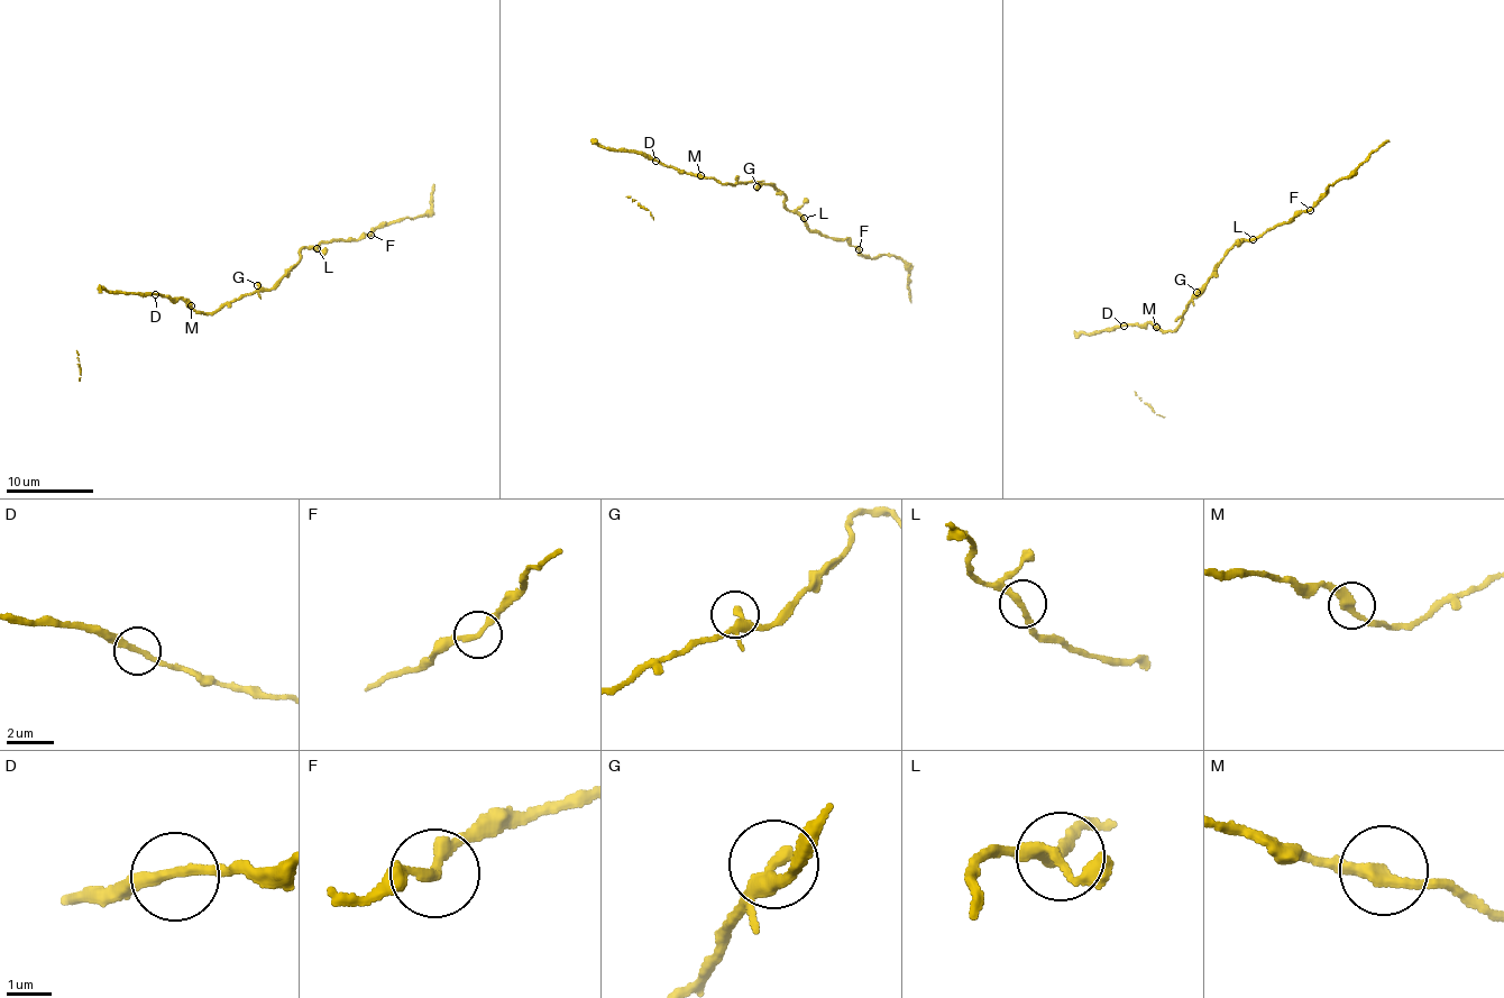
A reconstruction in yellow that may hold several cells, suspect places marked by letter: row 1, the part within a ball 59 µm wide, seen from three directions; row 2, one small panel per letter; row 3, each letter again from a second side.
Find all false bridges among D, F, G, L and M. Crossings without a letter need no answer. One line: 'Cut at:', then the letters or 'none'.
Cut at: F

